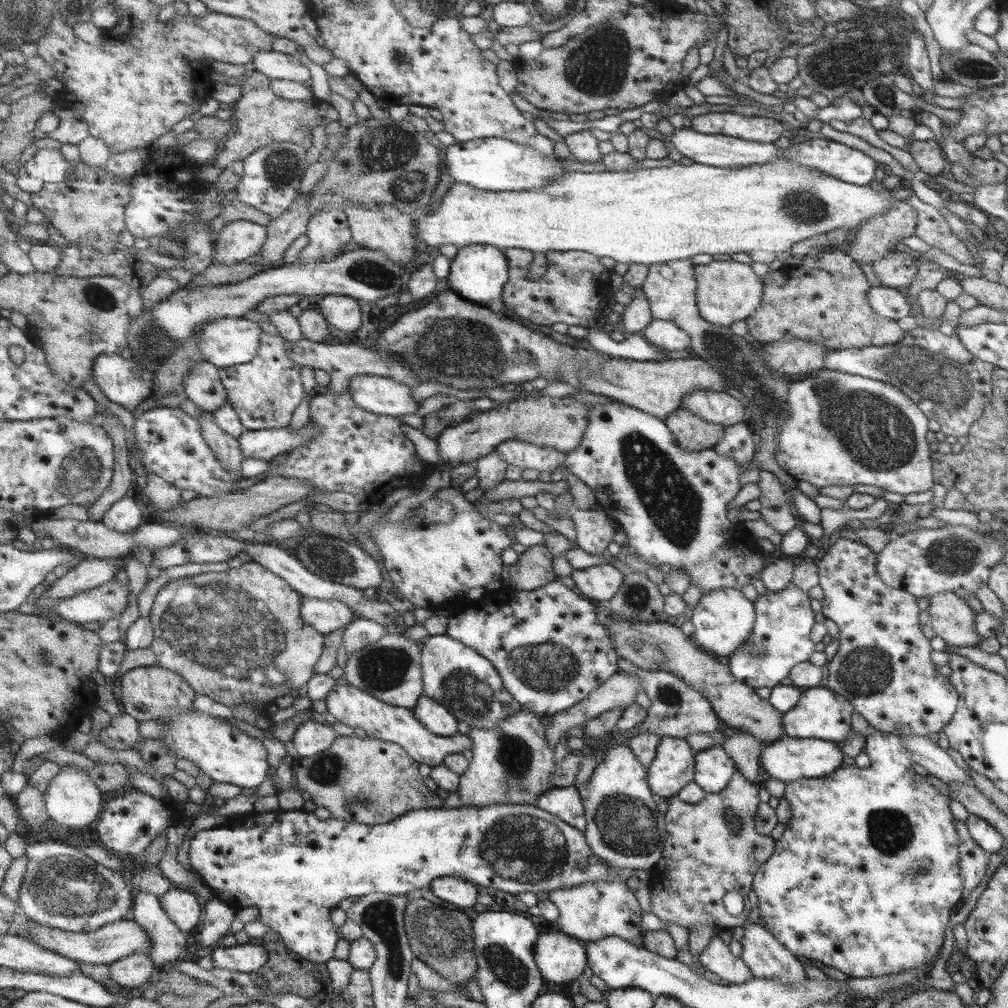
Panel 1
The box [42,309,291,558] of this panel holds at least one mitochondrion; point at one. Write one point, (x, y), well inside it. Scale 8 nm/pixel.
(77, 475)

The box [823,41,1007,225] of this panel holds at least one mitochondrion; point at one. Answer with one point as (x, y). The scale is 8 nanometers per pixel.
(970, 68)

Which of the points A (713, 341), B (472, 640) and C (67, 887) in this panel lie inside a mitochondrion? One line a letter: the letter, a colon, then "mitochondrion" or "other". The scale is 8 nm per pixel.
A: mitochondrion
B: other
C: mitochondrion

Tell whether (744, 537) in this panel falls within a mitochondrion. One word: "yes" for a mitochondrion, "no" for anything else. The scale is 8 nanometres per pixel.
no

